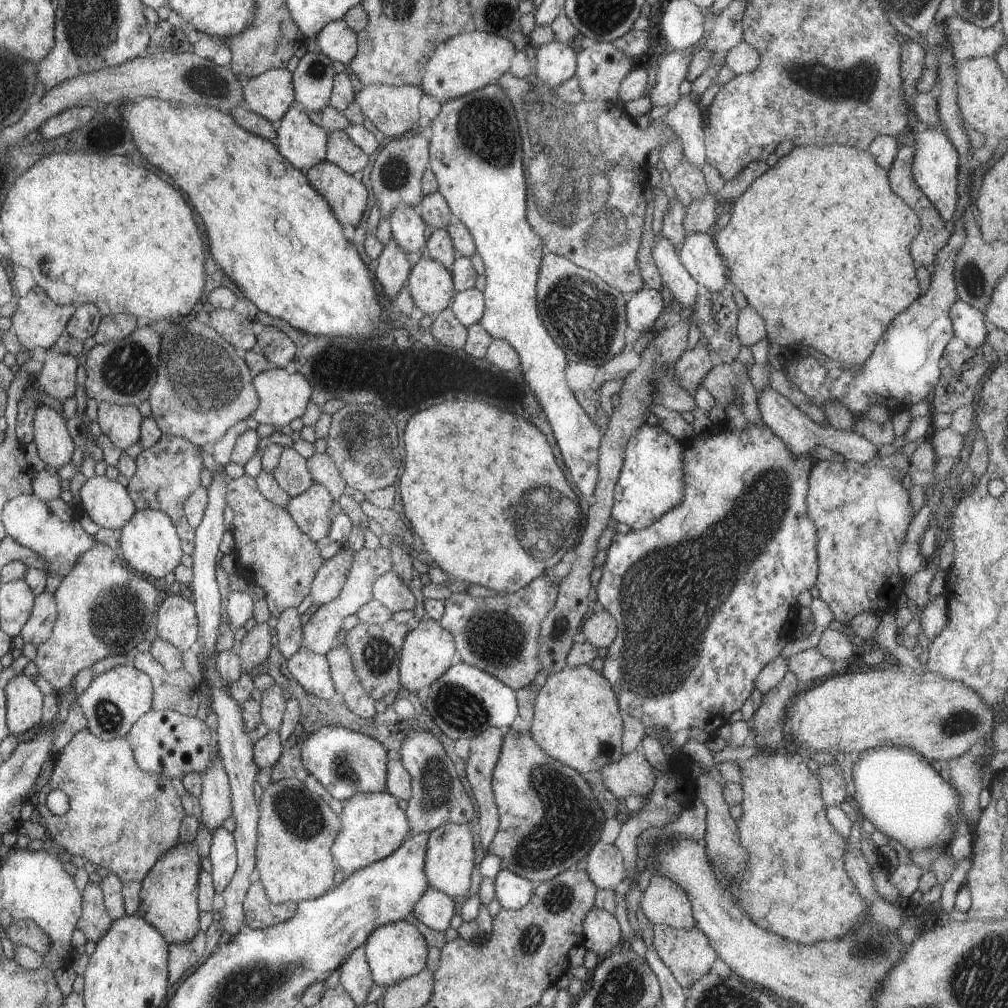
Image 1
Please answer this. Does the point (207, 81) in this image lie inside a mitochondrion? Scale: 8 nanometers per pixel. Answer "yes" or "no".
yes

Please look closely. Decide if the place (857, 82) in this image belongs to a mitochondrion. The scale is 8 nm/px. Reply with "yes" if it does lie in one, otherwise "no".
yes

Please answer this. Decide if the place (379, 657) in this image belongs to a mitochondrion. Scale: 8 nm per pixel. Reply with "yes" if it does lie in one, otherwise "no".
yes

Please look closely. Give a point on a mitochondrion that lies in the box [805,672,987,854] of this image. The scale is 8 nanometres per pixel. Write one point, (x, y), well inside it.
(963, 720)

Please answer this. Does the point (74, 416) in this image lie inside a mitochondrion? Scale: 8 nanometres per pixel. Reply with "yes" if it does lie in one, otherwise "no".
no

